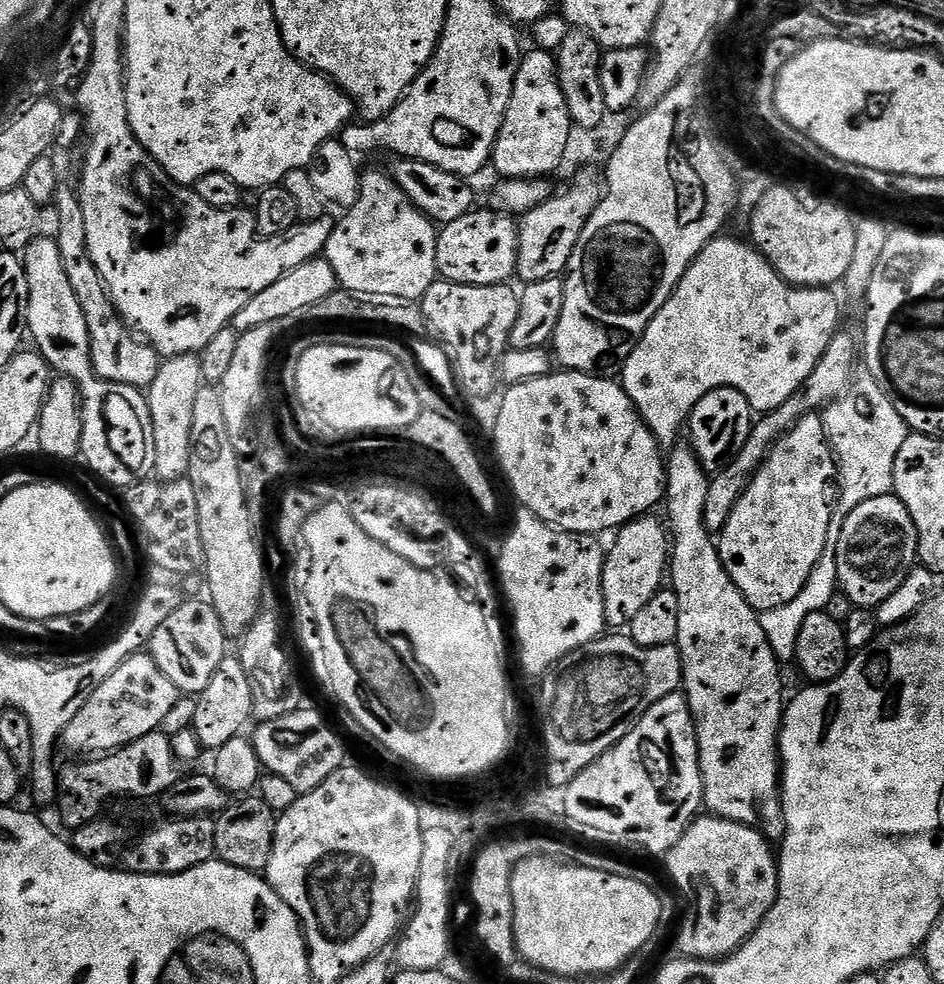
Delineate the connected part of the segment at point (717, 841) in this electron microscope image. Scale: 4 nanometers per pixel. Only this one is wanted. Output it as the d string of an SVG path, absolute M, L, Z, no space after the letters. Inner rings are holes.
M711 814L697 815L667 852L666 860L673 882L688 903L676 936L681 957L722 960L731 956L758 930L776 901L780 869L773 845L745 824Z

